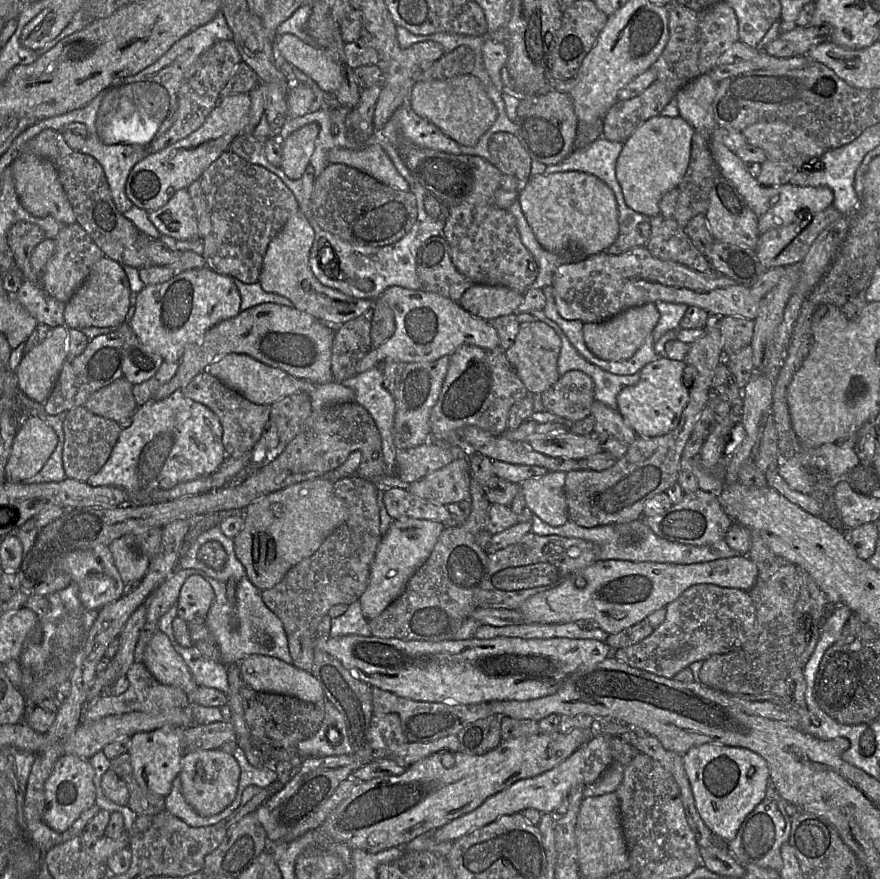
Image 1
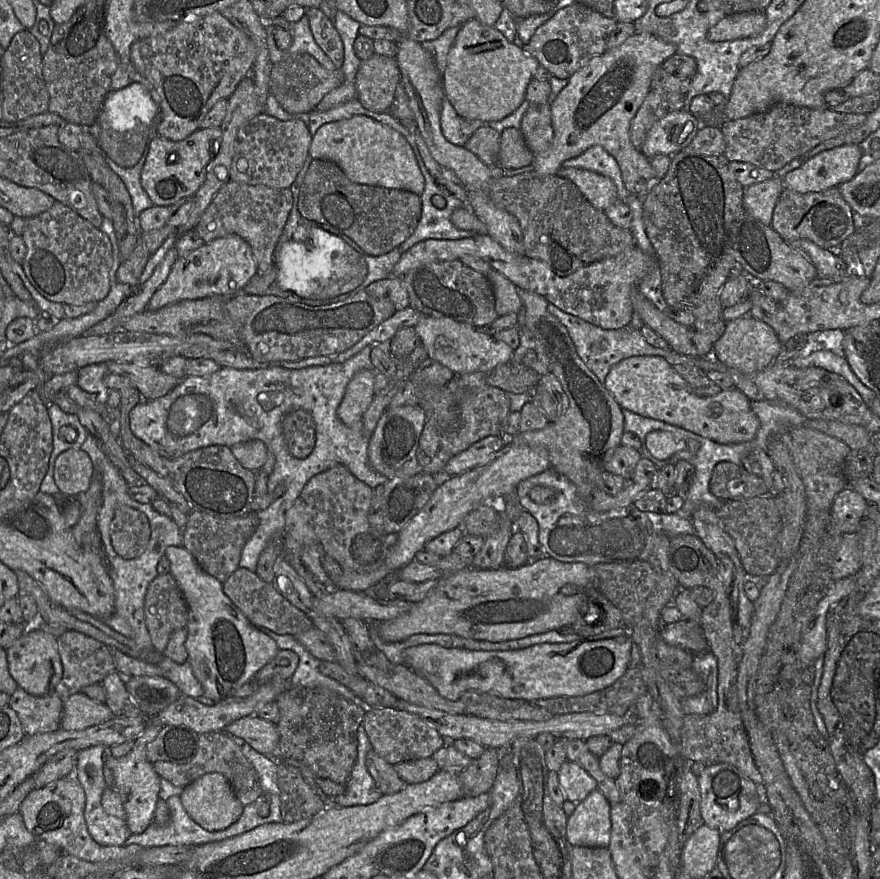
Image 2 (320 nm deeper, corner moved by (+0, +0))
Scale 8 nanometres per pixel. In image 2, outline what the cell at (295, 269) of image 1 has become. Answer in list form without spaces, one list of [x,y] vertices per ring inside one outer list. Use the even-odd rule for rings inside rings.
[[[424,315],[414,327],[428,357],[448,367],[454,375],[491,372],[496,366],[511,360],[514,349],[494,338],[487,328],[476,328],[448,317]]]

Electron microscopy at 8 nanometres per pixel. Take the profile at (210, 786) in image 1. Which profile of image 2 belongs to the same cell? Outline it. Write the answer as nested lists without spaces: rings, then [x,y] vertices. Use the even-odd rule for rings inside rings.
[[[207,773],[183,787],[179,795],[189,816],[209,831],[223,830],[233,824],[244,806],[228,779],[221,773]]]

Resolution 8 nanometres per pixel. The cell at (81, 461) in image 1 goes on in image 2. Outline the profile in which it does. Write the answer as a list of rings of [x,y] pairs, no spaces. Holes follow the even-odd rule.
[[[118,502],[110,524],[110,536],[115,551],[121,557],[137,558],[150,540],[150,520],[140,510]]]

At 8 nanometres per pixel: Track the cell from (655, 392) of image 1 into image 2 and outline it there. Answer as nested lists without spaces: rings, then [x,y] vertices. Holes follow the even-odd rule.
[[[632,356],[621,360],[611,367],[604,386],[622,409],[679,426],[720,444],[751,441],[760,426],[751,400],[742,391],[734,387],[714,396],[697,396],[662,356]]]

